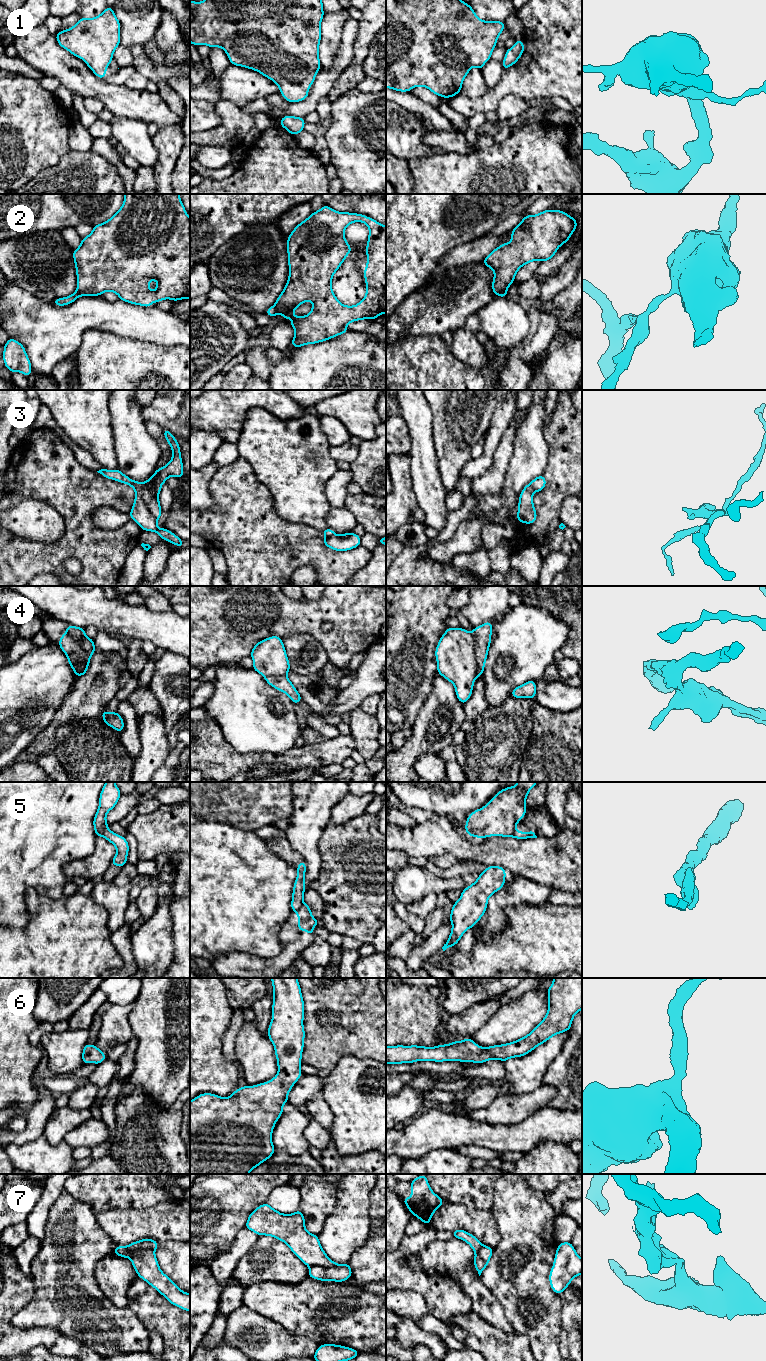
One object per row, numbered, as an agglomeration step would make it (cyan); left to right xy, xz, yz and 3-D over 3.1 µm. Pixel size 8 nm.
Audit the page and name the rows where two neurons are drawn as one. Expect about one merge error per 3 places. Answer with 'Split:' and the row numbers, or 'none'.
Split: 2, 3, 4, 5, 7

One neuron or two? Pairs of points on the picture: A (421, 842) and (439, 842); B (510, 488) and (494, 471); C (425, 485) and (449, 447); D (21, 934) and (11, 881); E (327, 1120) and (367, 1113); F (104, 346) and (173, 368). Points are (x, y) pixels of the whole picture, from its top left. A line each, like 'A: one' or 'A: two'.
A: one
B: two
C: two
D: two
E: two
F: one

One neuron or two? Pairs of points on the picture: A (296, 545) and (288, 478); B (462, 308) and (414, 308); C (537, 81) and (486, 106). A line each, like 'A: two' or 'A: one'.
A: two
B: one
C: one

